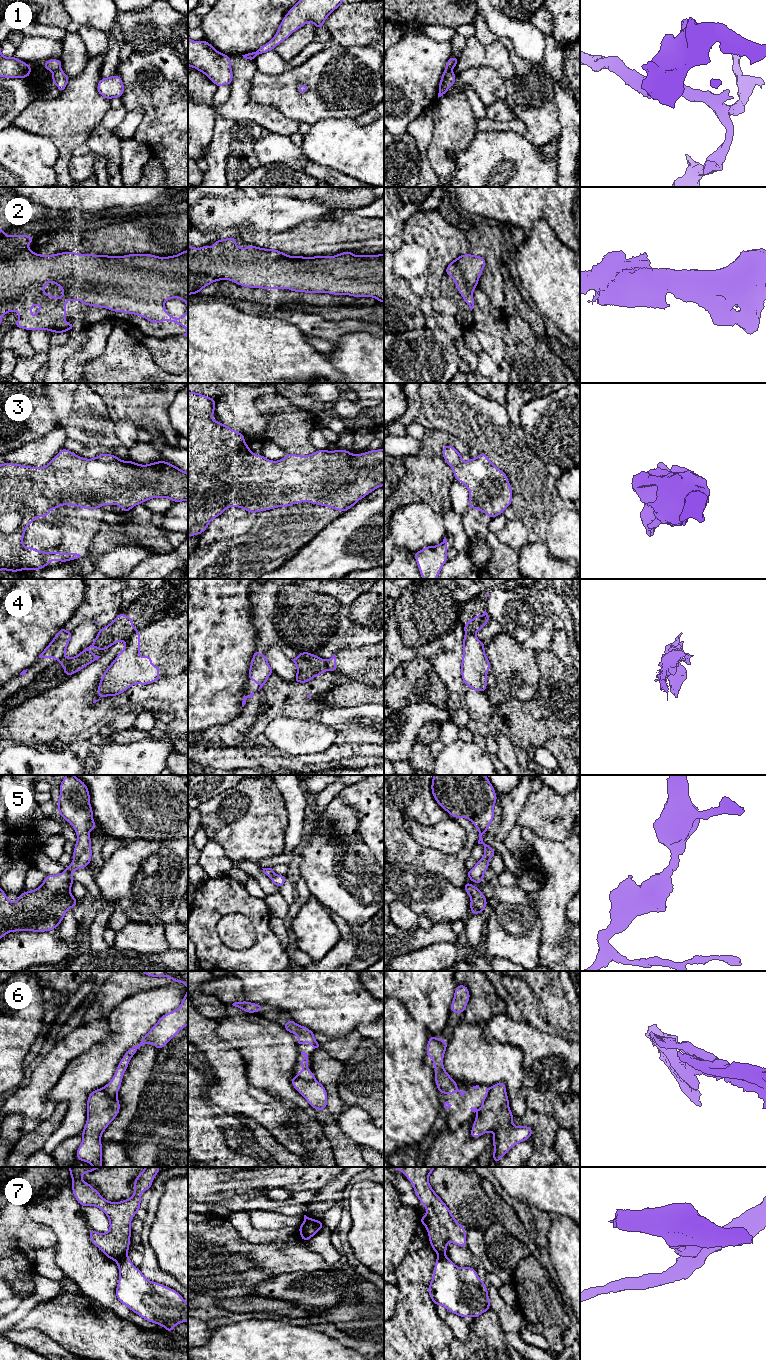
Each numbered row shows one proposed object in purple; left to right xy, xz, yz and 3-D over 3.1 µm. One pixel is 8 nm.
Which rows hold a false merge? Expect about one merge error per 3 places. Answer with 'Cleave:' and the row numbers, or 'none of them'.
Cleave: 1, 4, 6, 7

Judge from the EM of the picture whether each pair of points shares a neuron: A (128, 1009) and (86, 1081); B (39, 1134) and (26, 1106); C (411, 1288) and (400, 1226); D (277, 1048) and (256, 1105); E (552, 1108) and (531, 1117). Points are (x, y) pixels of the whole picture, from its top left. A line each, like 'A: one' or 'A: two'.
A: one
B: two
C: two
D: two
E: two

